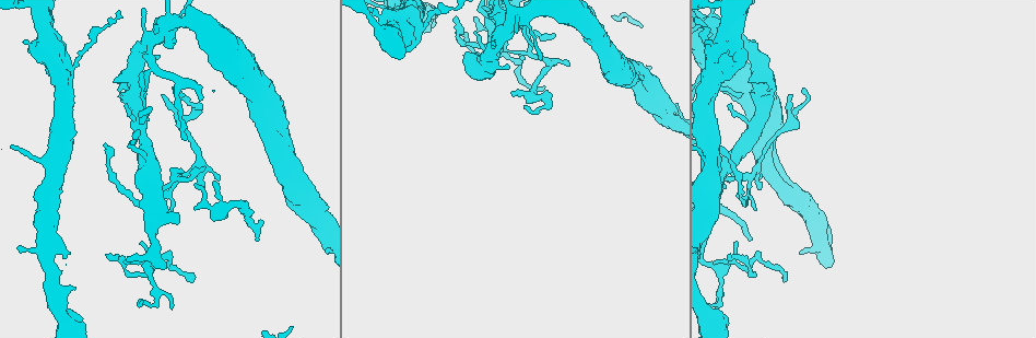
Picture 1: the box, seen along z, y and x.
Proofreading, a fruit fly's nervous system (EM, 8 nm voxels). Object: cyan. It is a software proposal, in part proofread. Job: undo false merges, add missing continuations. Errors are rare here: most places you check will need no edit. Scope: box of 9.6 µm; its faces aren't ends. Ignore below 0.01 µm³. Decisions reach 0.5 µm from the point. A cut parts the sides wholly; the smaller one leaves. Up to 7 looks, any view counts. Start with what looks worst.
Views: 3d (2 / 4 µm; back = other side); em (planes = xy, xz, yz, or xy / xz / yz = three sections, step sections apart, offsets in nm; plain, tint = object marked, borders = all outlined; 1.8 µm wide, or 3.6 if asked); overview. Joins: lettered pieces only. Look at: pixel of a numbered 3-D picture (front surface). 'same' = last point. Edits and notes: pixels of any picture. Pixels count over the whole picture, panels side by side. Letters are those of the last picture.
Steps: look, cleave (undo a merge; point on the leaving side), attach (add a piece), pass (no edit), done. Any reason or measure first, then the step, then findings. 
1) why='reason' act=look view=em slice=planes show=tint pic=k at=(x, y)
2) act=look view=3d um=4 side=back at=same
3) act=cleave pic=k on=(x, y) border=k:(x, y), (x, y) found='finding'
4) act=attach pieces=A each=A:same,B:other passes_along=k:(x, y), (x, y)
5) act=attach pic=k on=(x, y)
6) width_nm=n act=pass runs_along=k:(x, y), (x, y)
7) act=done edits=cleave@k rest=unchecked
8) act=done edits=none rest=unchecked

why='thin arm on a thick one' act=look view=em slice=planes show=tint pic=1 at=(713, 19)

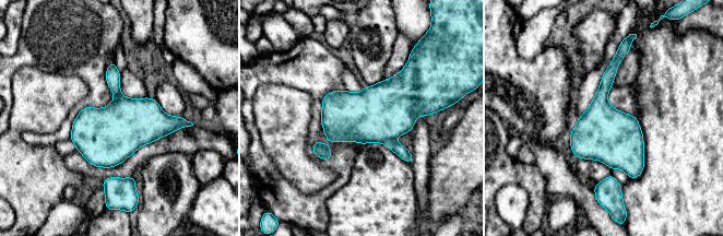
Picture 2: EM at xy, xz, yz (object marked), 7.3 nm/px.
why='what lies round it' act=look view=em slice=planes show=borders at=same

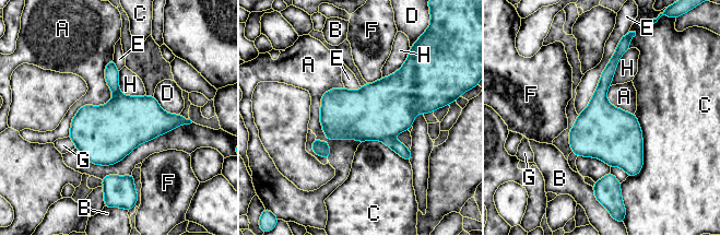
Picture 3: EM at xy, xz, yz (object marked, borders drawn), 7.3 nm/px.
act=pass each=A:other,B:other,C:other,D:other,E:other,F:other,G:other,H:other border=3:(113, 58), (113, 96), (68, 136) found='continuous, no second neuron'

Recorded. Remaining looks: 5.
act=look view=em um=3.6 slice=planes show=borders pic=1 at=(257, 239)

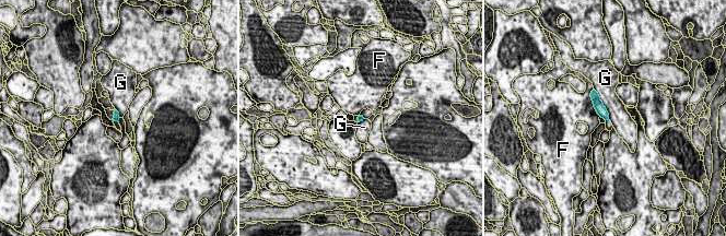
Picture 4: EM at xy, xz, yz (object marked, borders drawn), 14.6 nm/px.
longest_contact=G:550nm act=pass each=F:other,G:other border=4:(594, 87), (610, 119) found='none of them fits'

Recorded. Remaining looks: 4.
why='branch point' act=look view=3d um=2 pic=1 at=(179, 176)

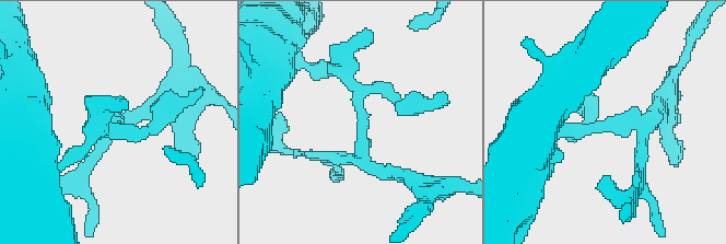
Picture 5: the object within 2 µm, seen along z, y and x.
why='shape alone is not enough' act=look view=em slice=planes show=borders pic=5 at=(623, 129)

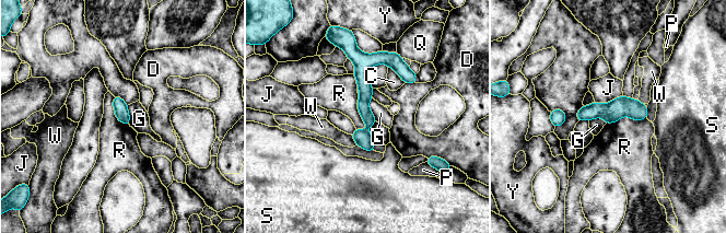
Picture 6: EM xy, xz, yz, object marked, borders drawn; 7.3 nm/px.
act=pass each=C:other,D:other,G:other,J:other,P:other,Q:other,R:other,S:other,W:other,Y:other runs_along=6:(355, 51), (371, 148) found='all the same neuron'

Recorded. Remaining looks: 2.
act=done edits=none rest=unchecked

